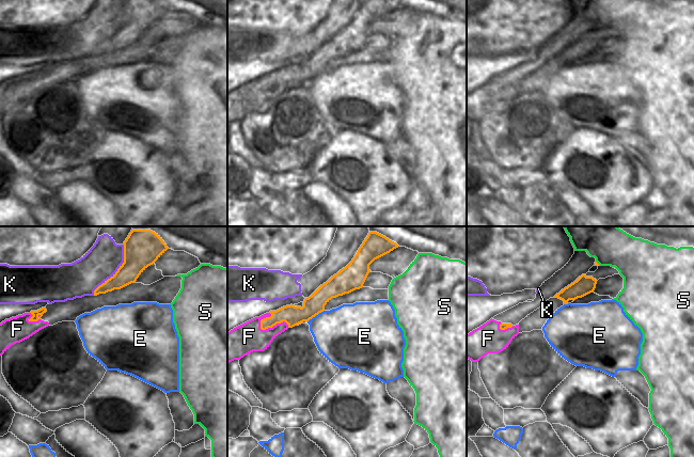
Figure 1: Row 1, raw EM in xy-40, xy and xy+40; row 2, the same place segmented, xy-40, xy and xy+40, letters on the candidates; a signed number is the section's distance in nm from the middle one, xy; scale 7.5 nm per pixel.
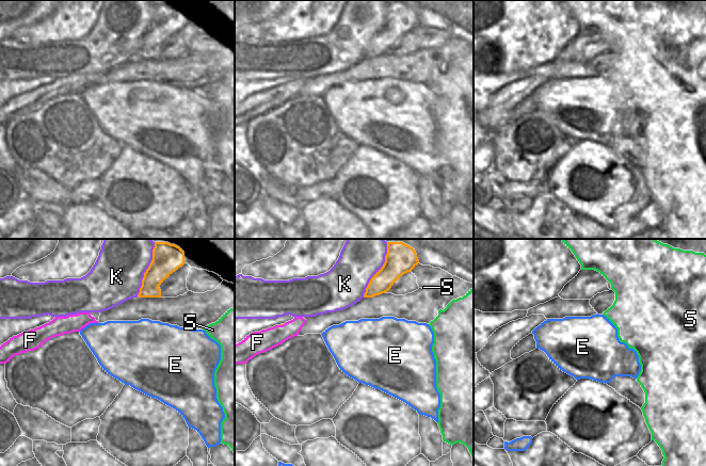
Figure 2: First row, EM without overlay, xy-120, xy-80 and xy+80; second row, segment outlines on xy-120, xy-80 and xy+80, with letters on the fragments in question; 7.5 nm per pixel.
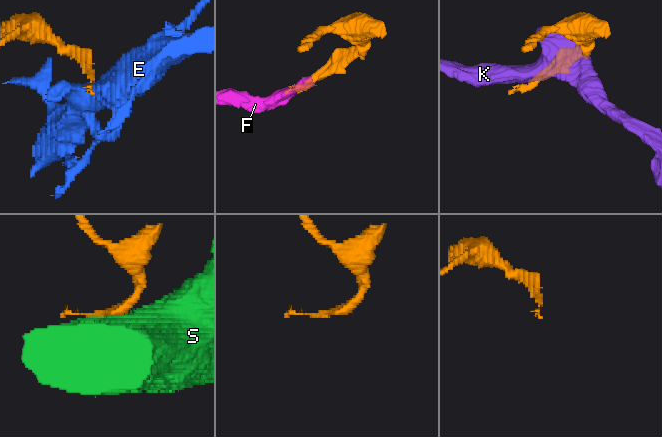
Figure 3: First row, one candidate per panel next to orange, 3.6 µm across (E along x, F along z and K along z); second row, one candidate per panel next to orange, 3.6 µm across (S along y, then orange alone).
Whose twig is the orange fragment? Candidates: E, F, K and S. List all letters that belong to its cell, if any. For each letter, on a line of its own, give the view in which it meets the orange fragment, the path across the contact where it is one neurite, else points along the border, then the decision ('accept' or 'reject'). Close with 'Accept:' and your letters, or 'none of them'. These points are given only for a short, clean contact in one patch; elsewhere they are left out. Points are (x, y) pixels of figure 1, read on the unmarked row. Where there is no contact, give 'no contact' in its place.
E: contact in xy; border xy (324, 71), (306, 82); reject
F: contact in xy; reject
K: contact in xy-40; reject
S: contact in xy+40; border xy+40 (596, 21), (600, 26); reject
Accept: none of them

